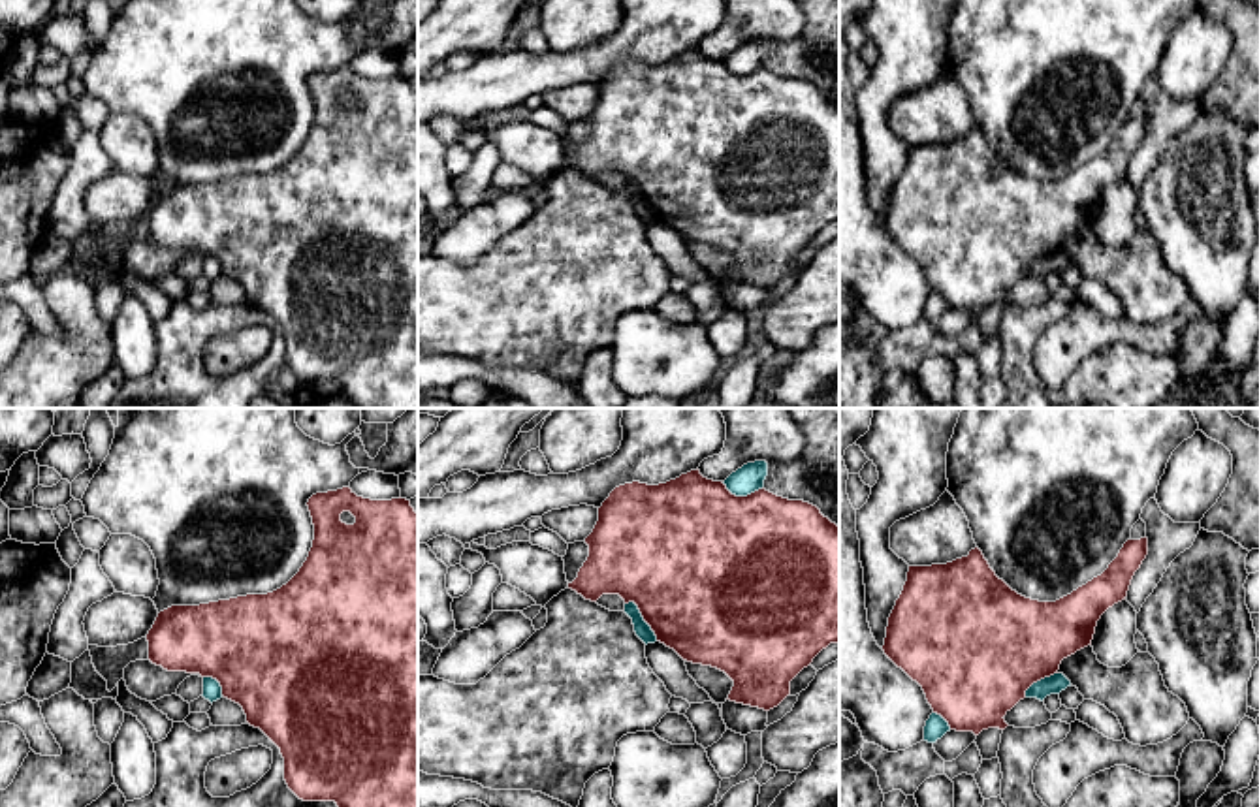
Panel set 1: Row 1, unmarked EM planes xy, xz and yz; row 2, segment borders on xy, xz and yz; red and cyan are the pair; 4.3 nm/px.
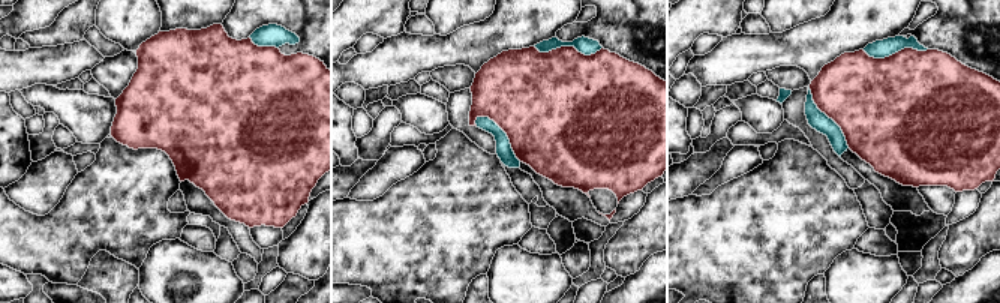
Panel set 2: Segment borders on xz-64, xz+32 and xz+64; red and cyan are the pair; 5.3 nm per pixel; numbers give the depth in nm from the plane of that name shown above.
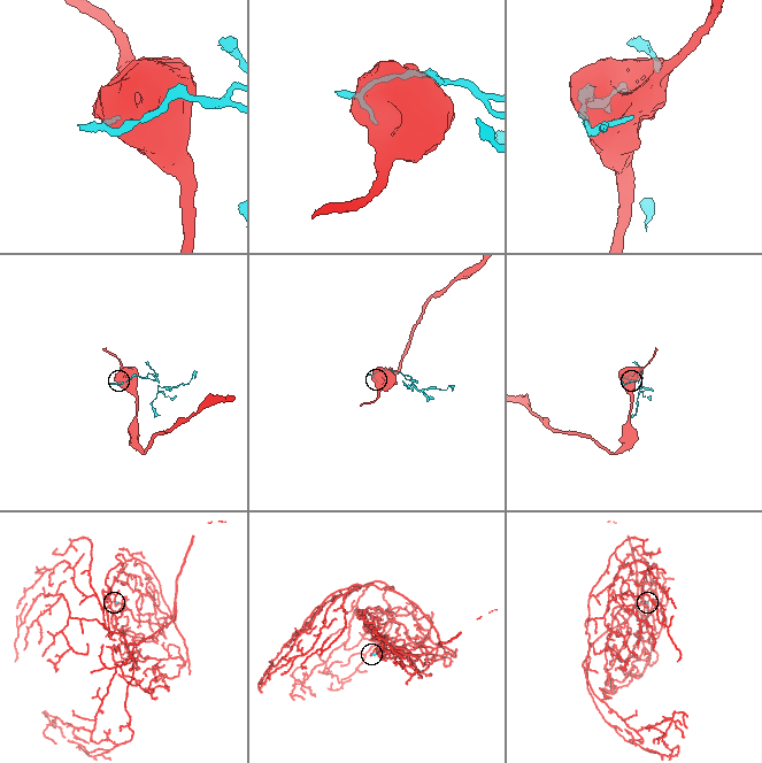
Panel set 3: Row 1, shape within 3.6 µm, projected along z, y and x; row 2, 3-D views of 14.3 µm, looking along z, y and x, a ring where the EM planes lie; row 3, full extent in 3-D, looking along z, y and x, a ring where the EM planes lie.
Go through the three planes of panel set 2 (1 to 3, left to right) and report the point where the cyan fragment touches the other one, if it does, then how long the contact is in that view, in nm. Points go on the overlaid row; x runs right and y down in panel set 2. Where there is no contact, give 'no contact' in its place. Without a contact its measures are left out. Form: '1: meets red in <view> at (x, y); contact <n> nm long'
1: meets red in xz-64 at (263, 47); contact 170 nm long
2: meets red in xz+32 at (568, 47); contact 360 nm long
3: meets red in xz+64 at (895, 53); contact 360 nm long

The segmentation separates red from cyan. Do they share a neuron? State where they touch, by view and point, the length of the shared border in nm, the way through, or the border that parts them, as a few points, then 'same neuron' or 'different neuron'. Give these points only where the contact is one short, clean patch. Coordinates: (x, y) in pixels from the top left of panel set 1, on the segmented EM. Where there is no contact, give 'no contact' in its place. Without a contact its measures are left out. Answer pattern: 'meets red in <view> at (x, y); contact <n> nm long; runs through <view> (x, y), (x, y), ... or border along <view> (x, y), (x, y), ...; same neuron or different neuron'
meets red in xz at (642, 616); contact 220 nm long; different neuron

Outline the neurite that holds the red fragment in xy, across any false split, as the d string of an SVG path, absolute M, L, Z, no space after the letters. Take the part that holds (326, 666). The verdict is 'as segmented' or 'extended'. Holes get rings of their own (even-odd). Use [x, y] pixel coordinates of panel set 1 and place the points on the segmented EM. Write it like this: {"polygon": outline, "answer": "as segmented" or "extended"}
{"polygon": "M350 487L316 493L307 502L314 540L299 572L267 594L247 594L199 606L171 606L158 613L147 634L149 660L167 672L199 673L222 687L222 696L239 704L247 722L260 728L284 758L284 781L303 801L335 801L337 807L418 807L418 514L406 498L371 500Z", "answer": "as segmented"}

